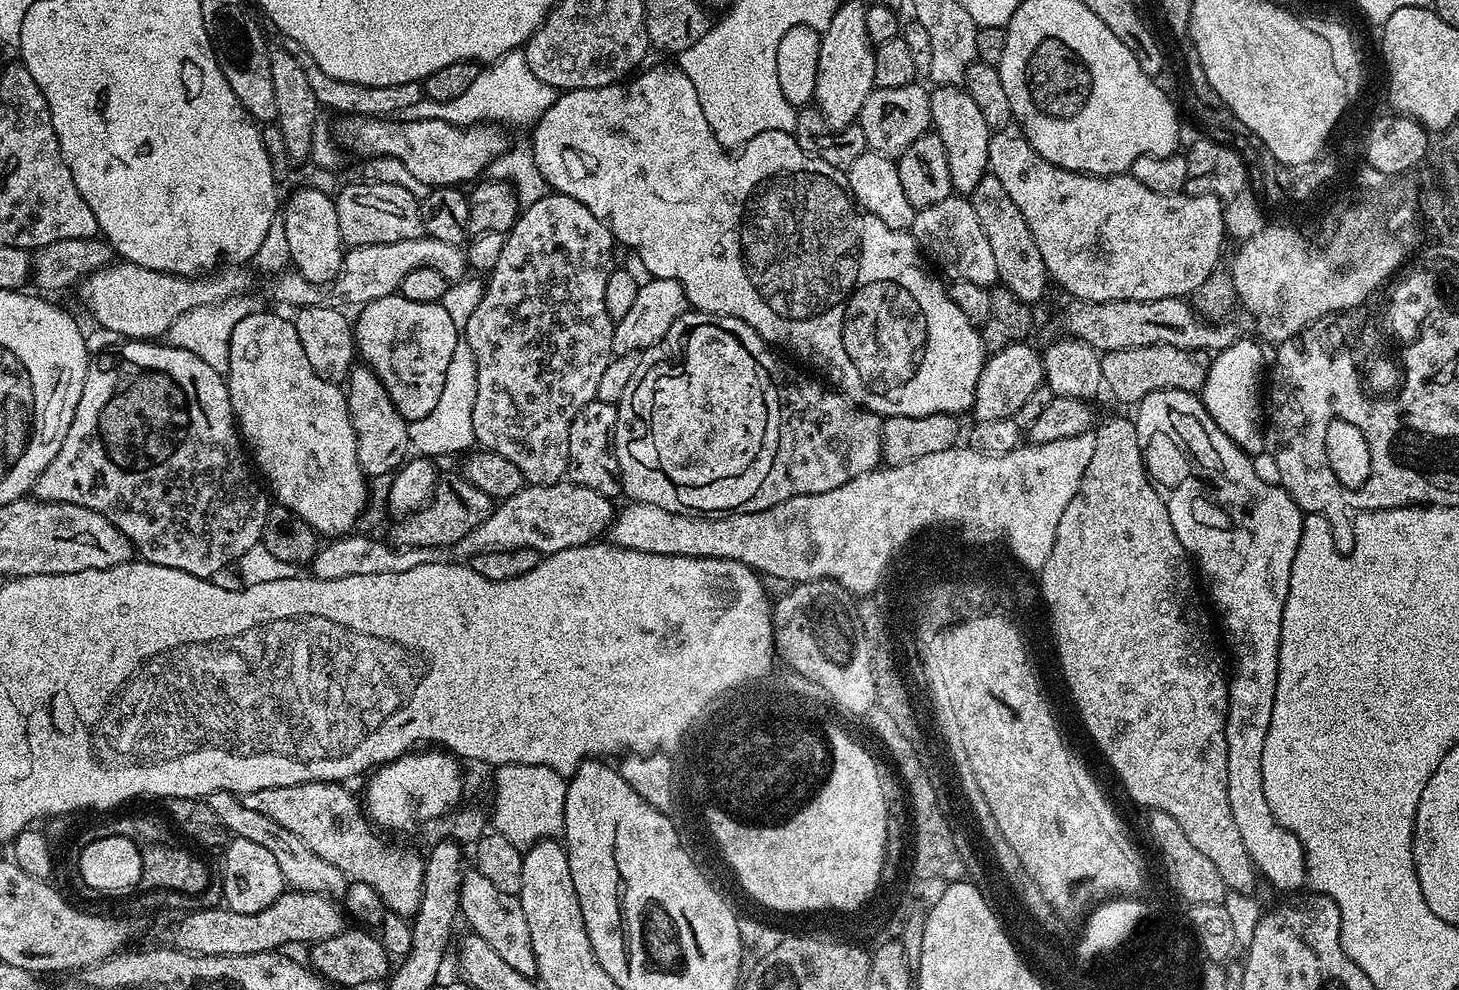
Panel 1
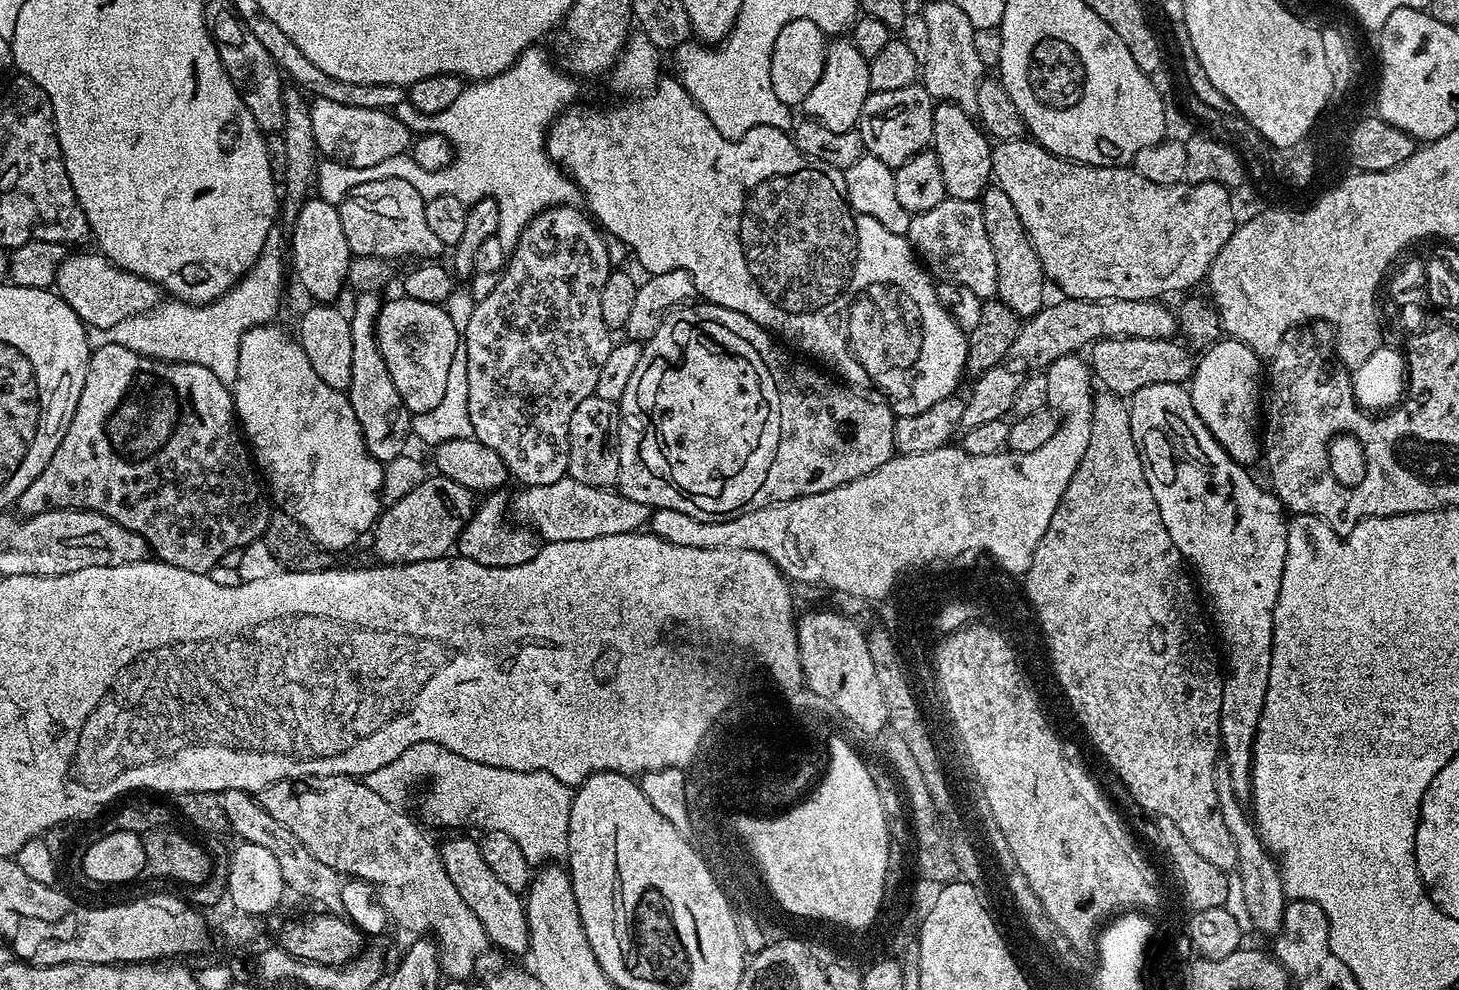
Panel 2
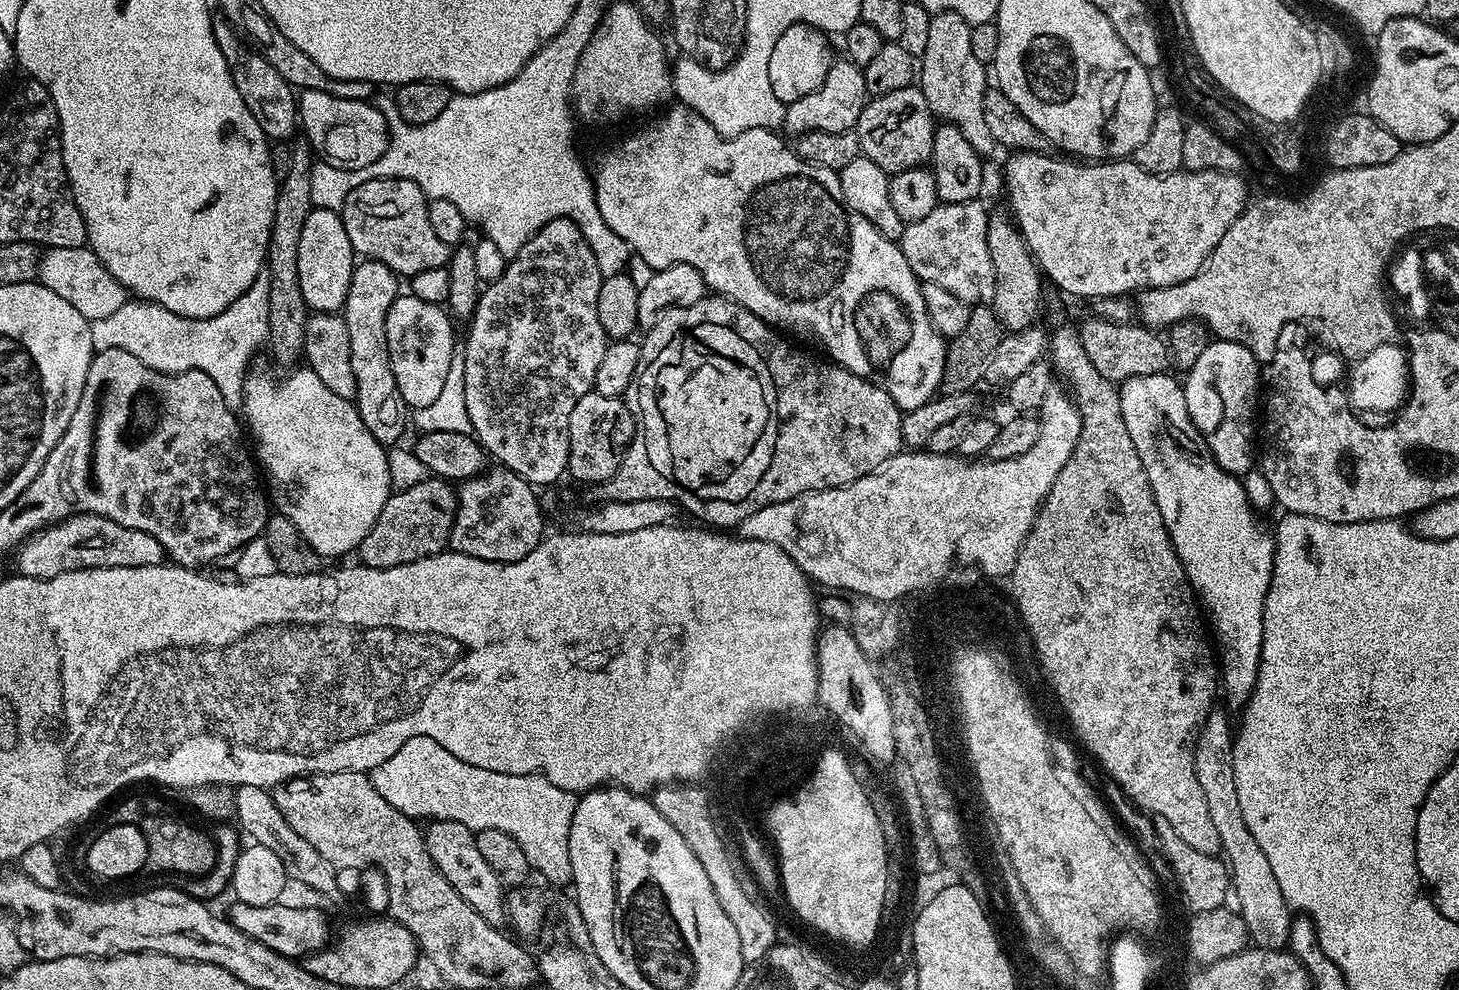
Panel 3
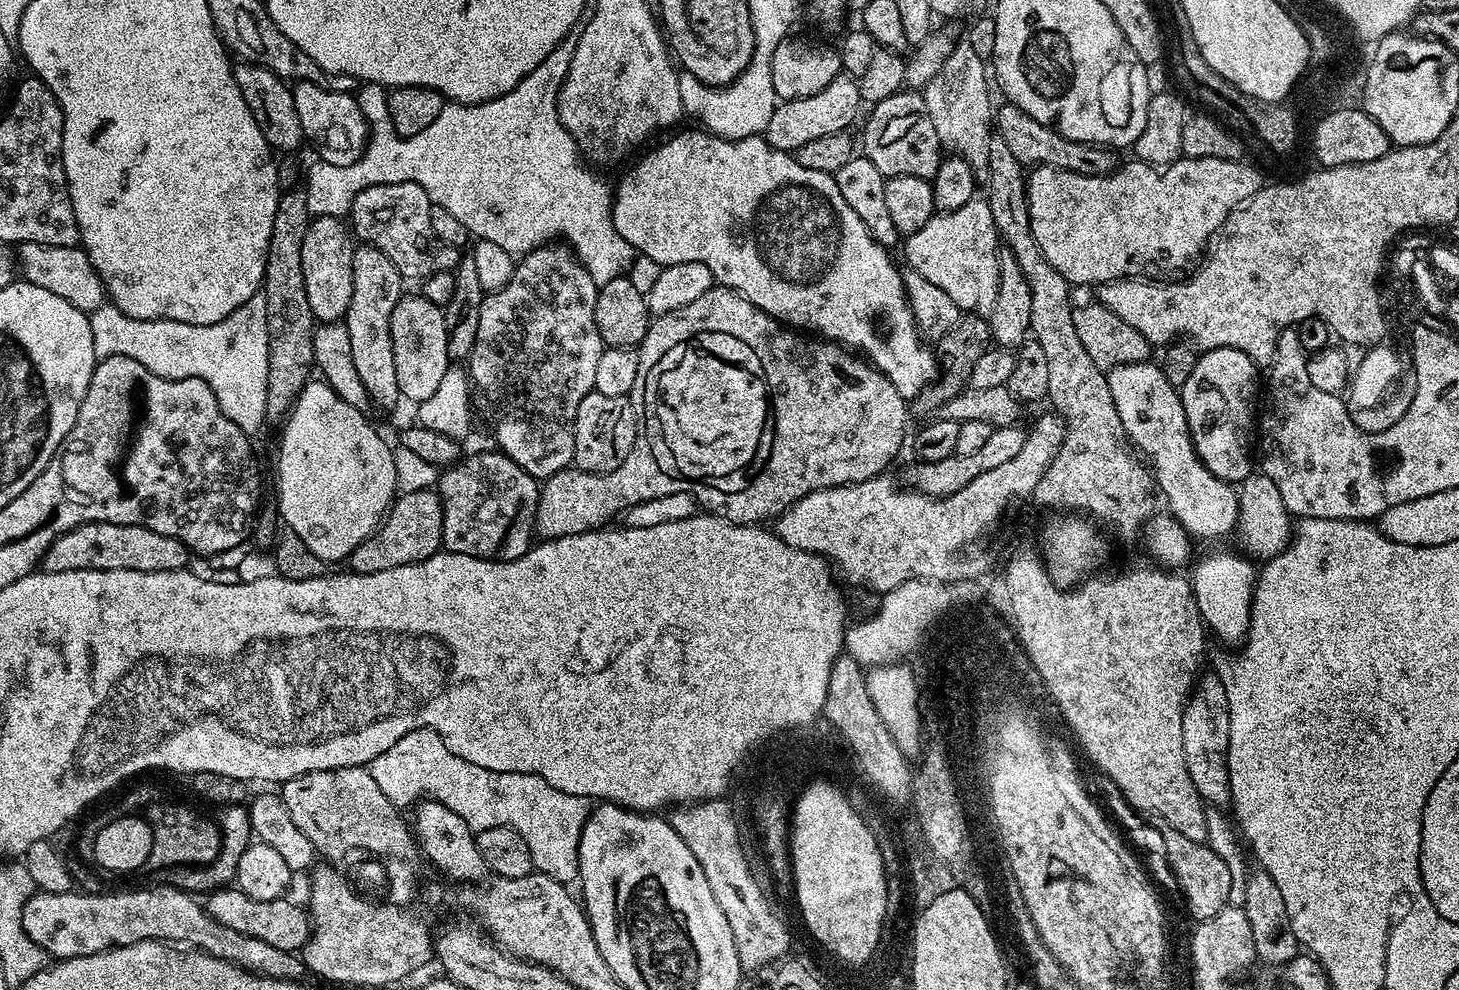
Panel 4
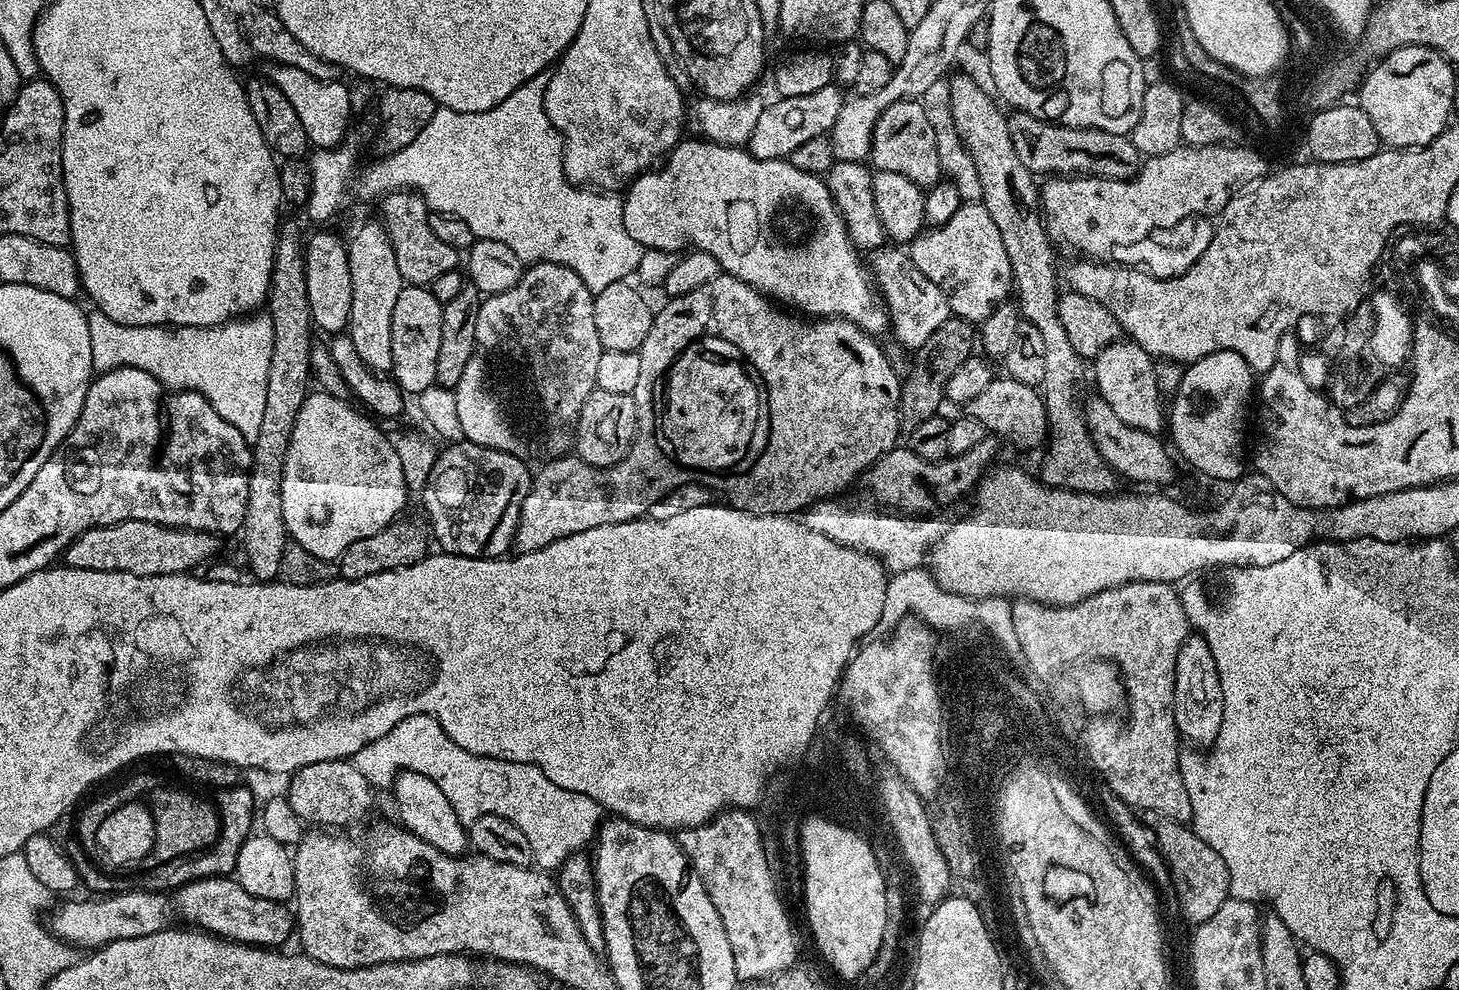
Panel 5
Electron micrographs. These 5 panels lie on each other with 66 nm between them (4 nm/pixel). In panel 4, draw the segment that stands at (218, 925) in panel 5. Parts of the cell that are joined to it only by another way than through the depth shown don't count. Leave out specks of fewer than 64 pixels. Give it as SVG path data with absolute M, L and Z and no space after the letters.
M229 886L211 893L207 897L206 907L213 918L222 922L222 926L230 926L230 930L250 934L250 938L262 938L262 942L278 946L278 950L299 953L312 934L312 926L307 911L288 899L251 896L238 886Z

